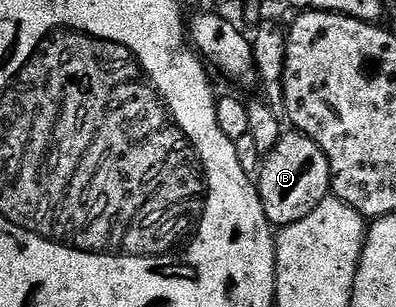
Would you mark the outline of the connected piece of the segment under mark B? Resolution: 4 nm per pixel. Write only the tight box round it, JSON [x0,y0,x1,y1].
[258,132,332,227]

